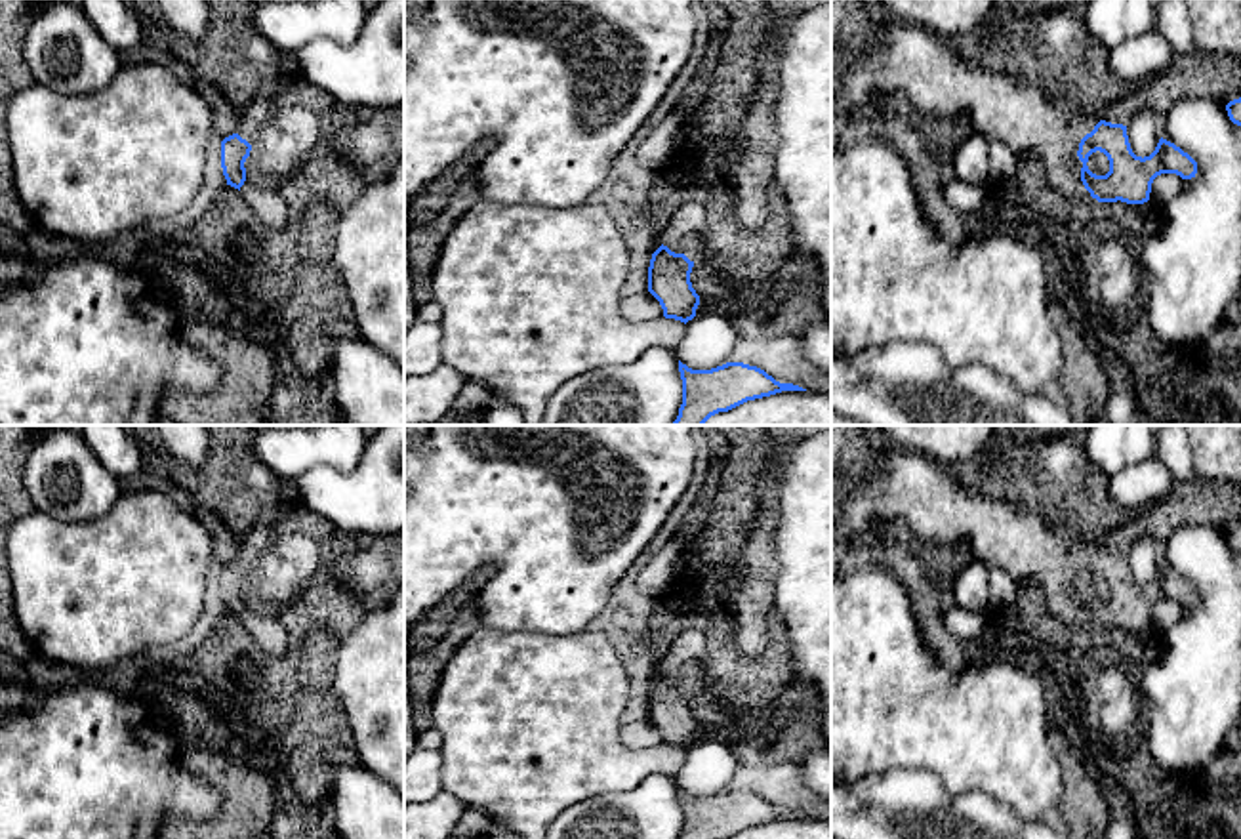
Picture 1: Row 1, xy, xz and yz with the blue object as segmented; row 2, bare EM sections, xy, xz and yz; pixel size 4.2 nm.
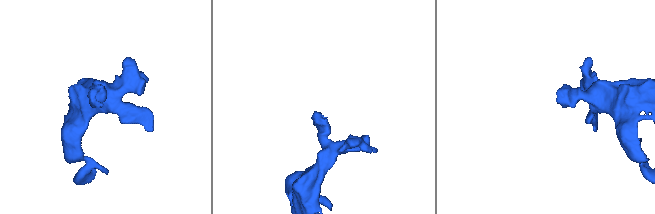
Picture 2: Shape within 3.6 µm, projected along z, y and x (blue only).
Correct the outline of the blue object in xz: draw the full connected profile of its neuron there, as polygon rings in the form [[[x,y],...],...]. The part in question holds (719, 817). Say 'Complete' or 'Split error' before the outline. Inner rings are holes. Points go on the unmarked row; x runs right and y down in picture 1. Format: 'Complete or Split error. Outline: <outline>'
Complete. Outline: [[[679,788],[682,831],[679,839],[728,839],[747,828],[782,818],[806,818],[780,810],[764,797],[743,789],[726,789],[711,797],[692,797]]]

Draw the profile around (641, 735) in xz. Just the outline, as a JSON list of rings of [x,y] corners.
[[[648,717],[631,725],[621,725],[620,740],[631,749],[663,746],[660,728]]]

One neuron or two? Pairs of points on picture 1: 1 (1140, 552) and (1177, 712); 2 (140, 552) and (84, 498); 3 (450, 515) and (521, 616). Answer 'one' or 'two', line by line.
1: two
2: two
3: one

